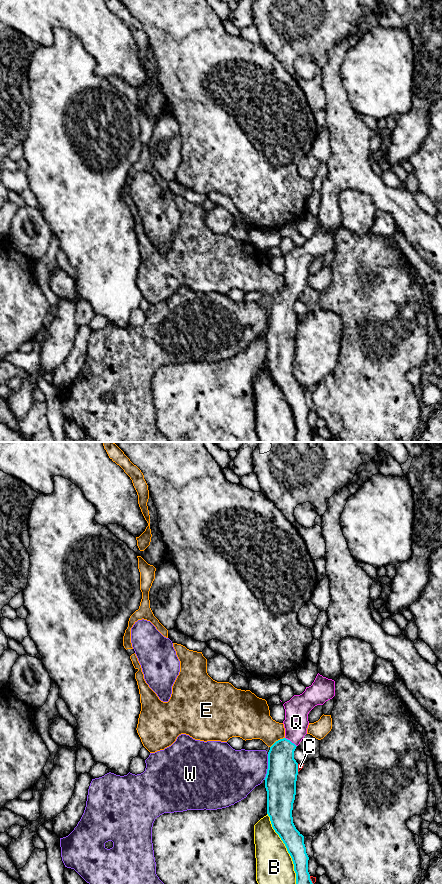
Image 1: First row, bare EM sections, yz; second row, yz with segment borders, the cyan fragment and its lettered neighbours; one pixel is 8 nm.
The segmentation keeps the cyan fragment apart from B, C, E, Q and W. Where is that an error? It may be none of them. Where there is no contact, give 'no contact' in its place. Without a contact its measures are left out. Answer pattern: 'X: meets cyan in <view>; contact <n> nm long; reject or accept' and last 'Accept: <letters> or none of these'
B: meets cyan in yz; contact 650 nm long; reject
C: meets cyan in yz; contact 60 nm long; reject
E: meets cyan in yz; contact 150 nm long; reject
Q: meets cyan in yz; contact 120 nm long; accept
W: meets cyan in yz; contact 220 nm long; reject
Accept: Q

